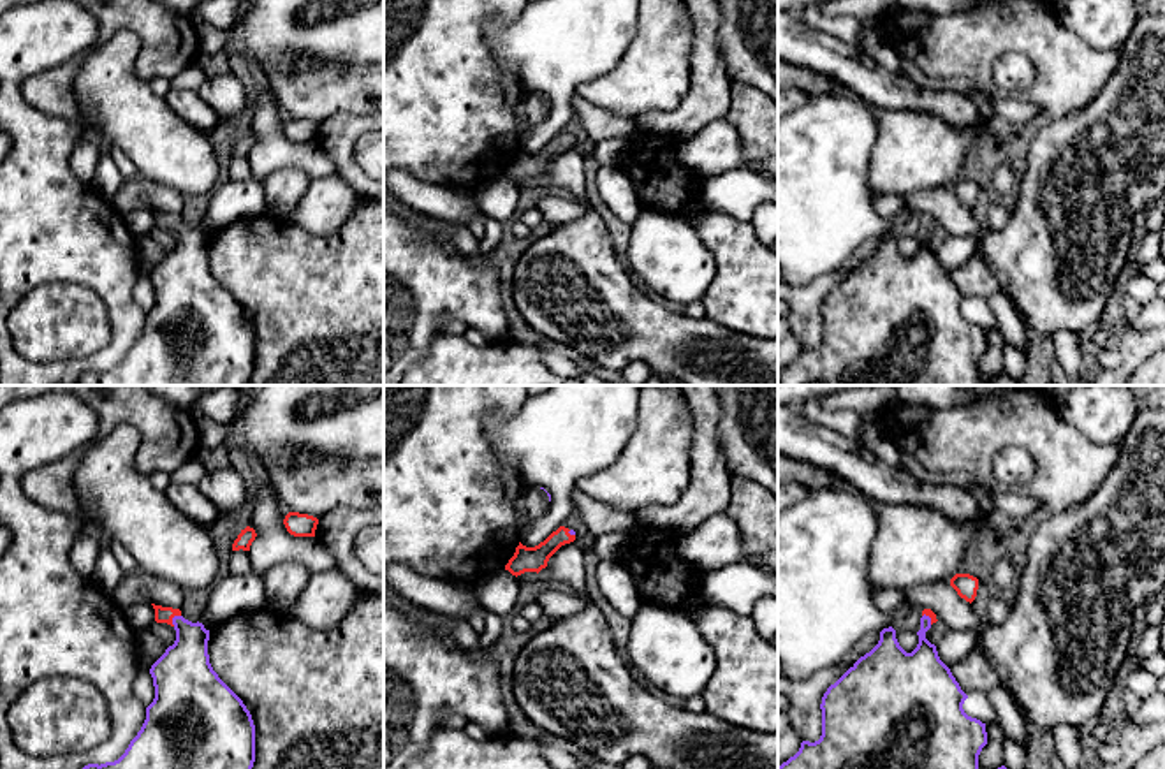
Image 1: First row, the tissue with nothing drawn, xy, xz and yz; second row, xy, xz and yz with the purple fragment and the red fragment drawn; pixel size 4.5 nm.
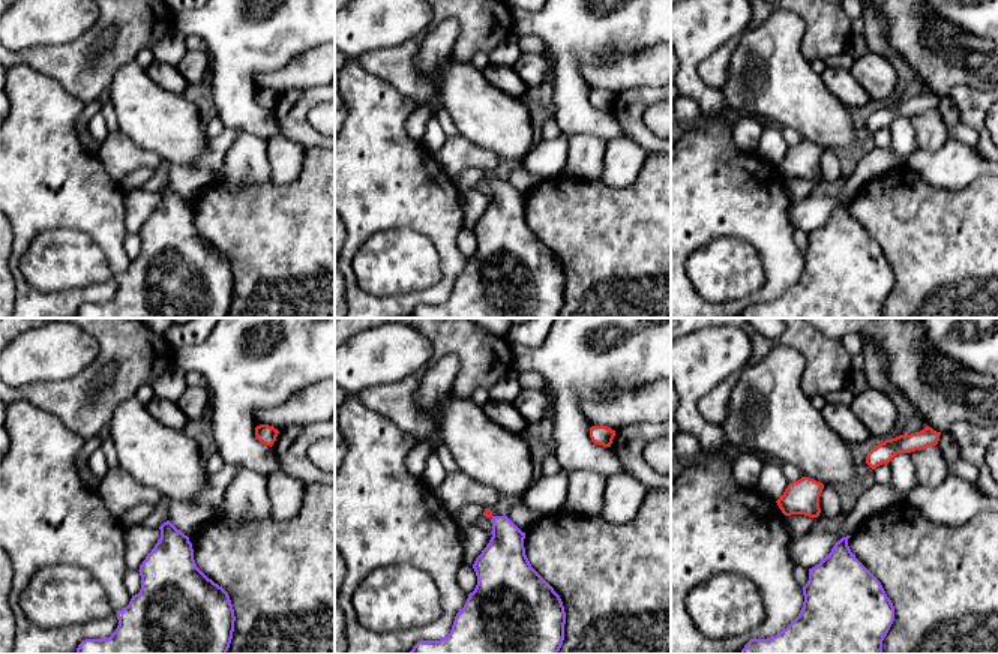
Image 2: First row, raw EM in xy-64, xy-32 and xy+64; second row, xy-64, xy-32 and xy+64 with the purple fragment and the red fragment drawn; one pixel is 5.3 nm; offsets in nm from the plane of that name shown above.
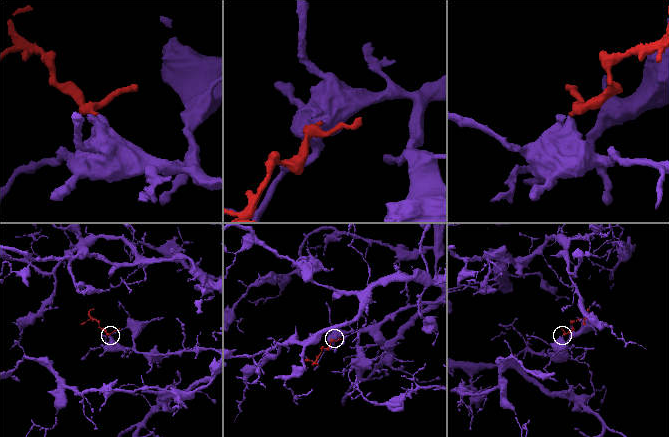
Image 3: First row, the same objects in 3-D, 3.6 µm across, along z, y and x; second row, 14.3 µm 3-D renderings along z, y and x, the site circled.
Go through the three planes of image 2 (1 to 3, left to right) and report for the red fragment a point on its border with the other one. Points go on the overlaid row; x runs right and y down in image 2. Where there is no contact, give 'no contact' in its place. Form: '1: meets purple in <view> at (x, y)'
1: no contact
2: no contact
3: no contact

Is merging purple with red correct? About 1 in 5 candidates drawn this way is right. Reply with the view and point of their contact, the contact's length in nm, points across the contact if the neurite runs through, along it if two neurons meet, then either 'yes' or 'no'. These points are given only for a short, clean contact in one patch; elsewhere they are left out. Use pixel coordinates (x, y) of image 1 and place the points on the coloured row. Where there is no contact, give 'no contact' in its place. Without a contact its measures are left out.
xy (173, 618) | 70 nm | across xy (183, 671), (183, 629), (173, 618), (162, 615) | yes

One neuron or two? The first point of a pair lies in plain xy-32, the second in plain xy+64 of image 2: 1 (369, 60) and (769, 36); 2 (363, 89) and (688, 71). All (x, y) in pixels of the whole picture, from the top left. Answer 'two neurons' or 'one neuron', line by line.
1: two neurons
2: one neuron

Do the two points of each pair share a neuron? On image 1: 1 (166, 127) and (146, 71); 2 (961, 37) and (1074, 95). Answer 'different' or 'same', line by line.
1: different
2: same

